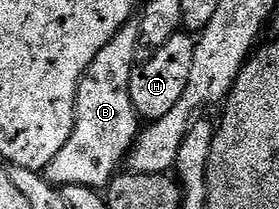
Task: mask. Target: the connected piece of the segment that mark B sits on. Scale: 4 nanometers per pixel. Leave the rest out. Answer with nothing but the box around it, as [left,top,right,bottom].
[43,19,142,190]

